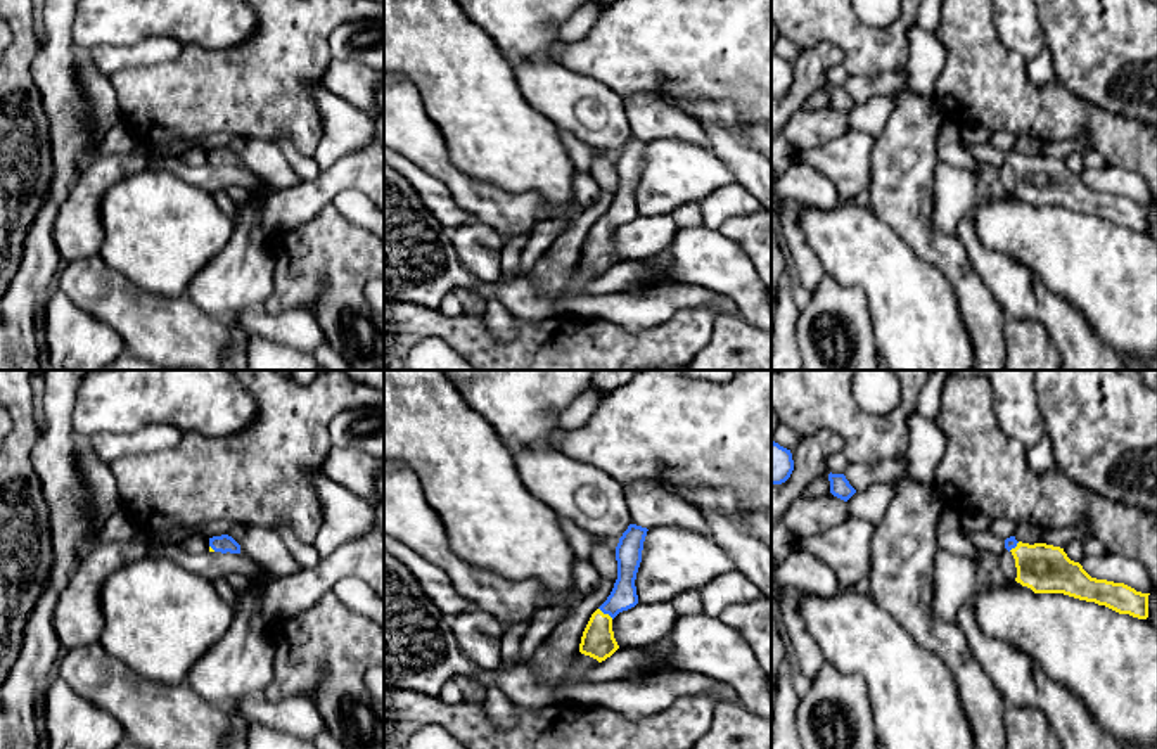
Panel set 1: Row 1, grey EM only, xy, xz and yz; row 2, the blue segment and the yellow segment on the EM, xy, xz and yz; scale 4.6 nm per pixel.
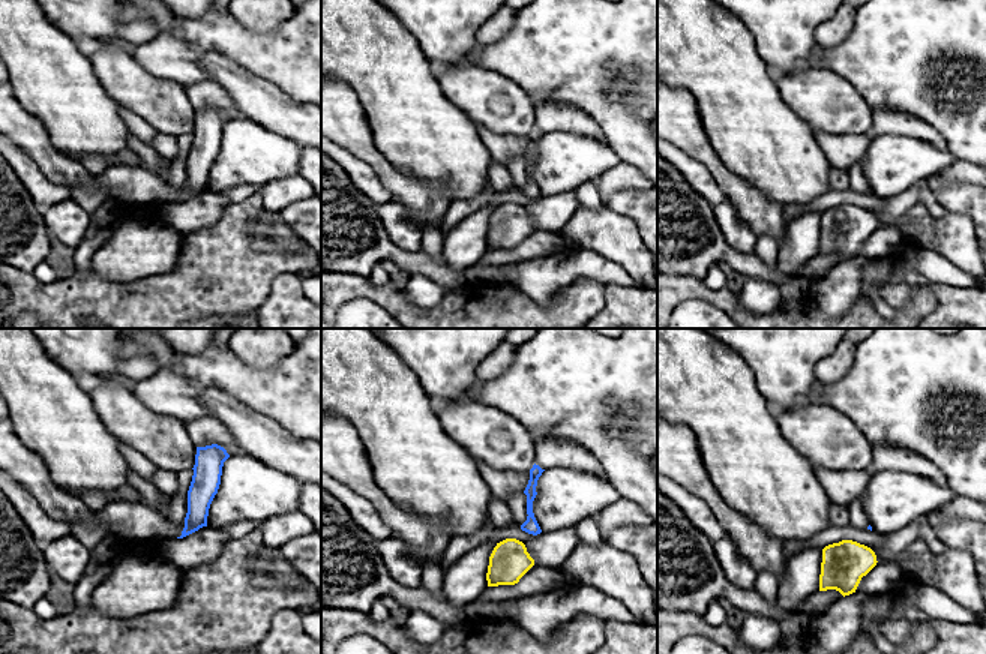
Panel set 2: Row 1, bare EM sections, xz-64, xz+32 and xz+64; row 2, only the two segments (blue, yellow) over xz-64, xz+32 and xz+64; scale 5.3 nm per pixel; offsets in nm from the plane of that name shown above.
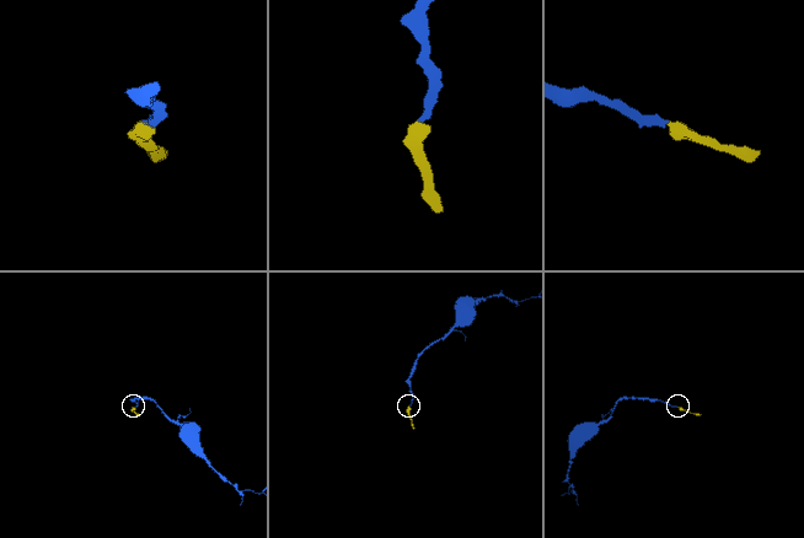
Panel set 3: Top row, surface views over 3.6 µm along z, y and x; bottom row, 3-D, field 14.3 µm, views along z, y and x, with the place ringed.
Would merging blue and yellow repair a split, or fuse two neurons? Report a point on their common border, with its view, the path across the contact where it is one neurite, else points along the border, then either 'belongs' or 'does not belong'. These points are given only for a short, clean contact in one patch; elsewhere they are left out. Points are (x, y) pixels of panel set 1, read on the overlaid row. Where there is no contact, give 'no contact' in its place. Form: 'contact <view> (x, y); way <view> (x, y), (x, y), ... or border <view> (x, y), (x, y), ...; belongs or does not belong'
contact xz (606, 613); way xz (623, 595), (606, 613), (600, 620), (597, 640); belongs

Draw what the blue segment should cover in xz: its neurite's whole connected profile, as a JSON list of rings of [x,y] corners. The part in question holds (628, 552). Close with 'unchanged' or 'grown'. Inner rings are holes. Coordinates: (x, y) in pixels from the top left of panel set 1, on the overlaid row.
[[[630,524],[616,547],[617,579],[607,600],[591,614],[579,643],[579,652],[598,663],[610,657],[617,649],[612,619],[638,604],[636,573],[642,562],[647,528]]] | grown

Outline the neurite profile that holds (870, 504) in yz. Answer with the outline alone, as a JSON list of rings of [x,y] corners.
[[[898,481],[875,483],[866,490],[856,491],[846,503],[849,517],[863,519],[877,526],[896,493]]]

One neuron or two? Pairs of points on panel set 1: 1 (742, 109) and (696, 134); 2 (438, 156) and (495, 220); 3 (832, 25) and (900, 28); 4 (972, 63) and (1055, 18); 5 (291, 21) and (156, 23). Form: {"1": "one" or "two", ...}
{"1": "two", "2": "one", "3": "one", "4": "two", "5": "two"}

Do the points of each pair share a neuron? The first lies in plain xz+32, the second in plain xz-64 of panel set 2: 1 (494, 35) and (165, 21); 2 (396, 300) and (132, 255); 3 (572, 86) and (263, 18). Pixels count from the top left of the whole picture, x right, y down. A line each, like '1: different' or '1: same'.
1: different
2: different
3: different

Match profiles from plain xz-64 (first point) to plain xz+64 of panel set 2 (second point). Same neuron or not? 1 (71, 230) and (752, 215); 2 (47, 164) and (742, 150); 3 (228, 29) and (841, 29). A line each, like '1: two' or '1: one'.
1: two
2: two
3: two

